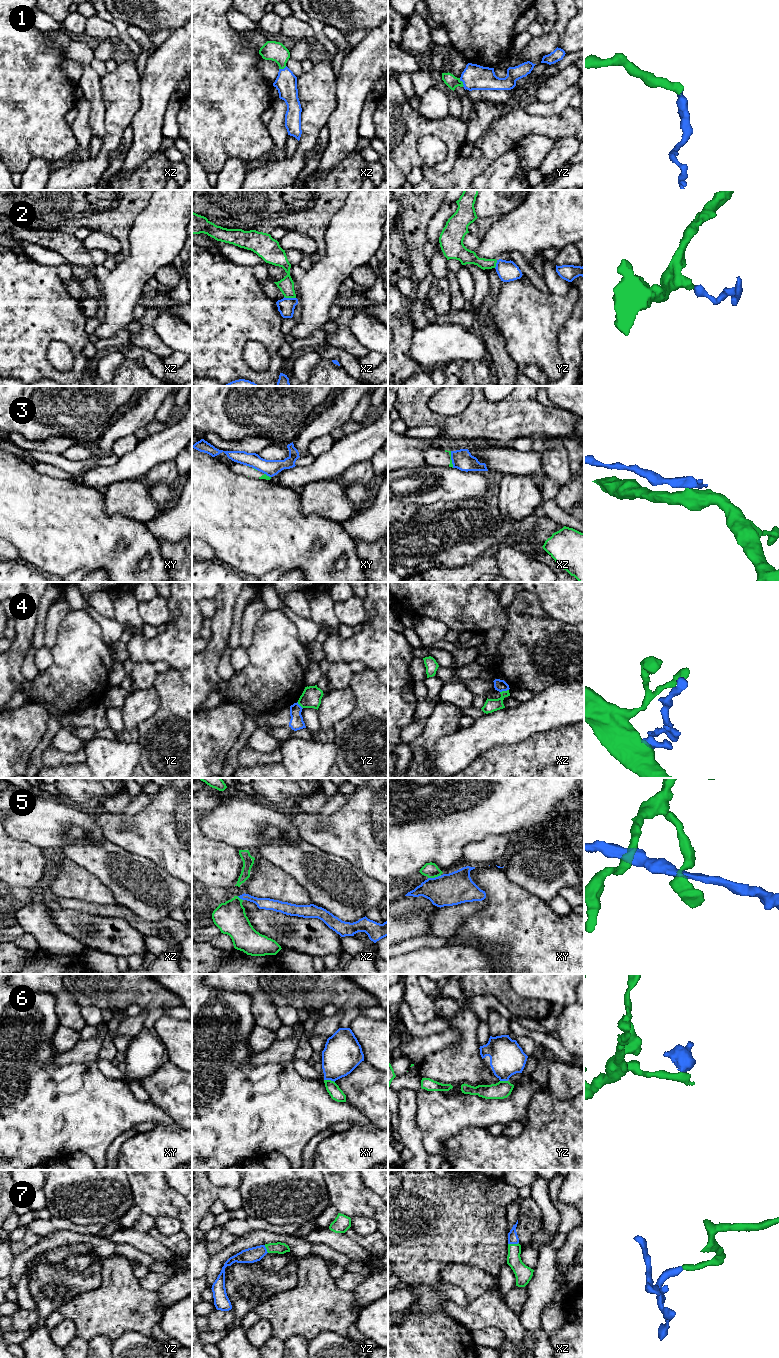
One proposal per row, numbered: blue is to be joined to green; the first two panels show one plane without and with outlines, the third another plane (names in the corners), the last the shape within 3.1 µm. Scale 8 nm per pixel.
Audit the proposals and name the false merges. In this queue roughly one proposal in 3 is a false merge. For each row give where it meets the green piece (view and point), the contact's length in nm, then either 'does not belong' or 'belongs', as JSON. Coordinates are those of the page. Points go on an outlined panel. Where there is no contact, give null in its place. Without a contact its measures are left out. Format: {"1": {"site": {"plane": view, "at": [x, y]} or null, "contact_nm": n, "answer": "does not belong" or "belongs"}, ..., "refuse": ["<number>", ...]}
{"1": {"site": {"plane": "yz", "at": [462, 82]}, "contact_nm": 80, "answer": "belongs"}, "2": {"site": {"plane": "xz", "at": [290, 297]}, "contact_nm": 100, "answer": "belongs"}, "3": {"site": {"plane": "xz", "at": [450, 459]}, "contact_nm": 140, "answer": "does not belong"}, "4": {"site": {"plane": "xz", "at": [504, 691]}, "contact_nm": 80, "answer": "does not belong"}, "5": {"site": {"plane": "xy", "at": [433, 877]}, "contact_nm": 100, "answer": "does not belong"}, "6": {"site": {"plane": "xy", "at": [329, 1080]}, "contact_nm": 90, "answer": "does not belong"}, "7": {"site": {"plane": "xz", "at": [513, 1244]}, "contact_nm": 90, "answer": "belongs"}, "refuse": ["3", "4", "5", "6"]}

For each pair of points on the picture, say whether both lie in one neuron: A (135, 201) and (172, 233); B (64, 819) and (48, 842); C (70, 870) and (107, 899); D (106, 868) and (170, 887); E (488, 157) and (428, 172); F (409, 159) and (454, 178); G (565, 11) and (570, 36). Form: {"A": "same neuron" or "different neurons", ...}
{"A": "different neurons", "B": "same neuron", "C": "same neuron", "D": "same neuron", "E": "same neuron", "F": "different neurons", "G": "different neurons"}

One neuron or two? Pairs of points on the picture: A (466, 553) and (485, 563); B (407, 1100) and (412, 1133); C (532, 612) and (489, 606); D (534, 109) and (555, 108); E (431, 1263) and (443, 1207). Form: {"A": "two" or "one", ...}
{"A": "two", "B": "one", "C": "two", "D": "one", "E": "one"}

